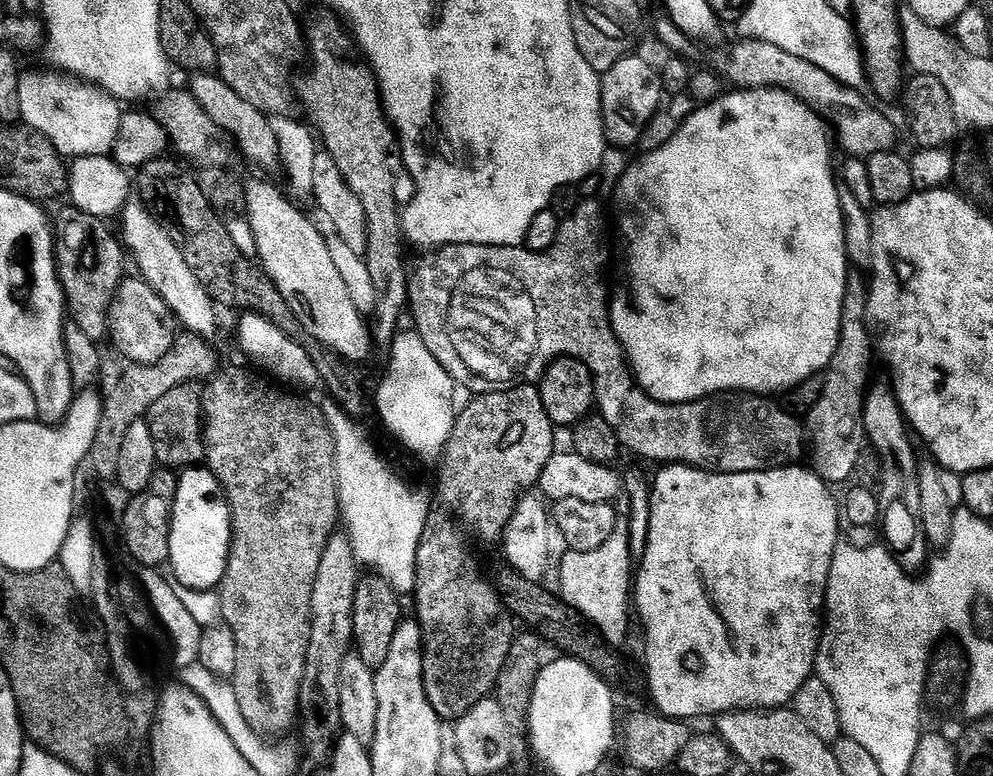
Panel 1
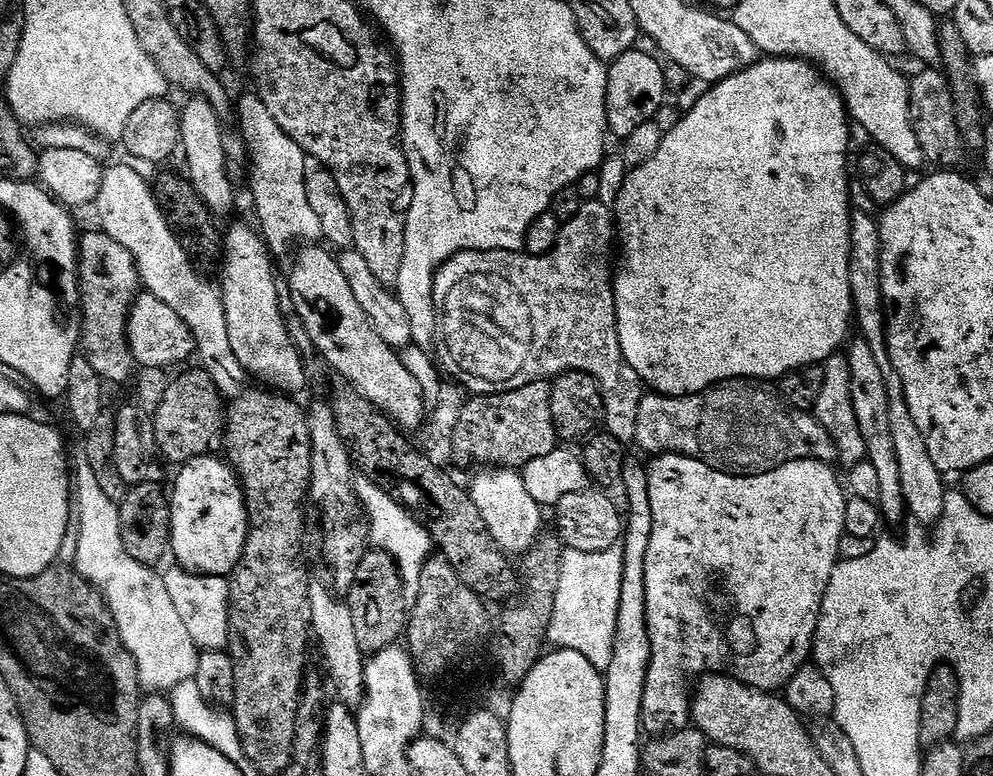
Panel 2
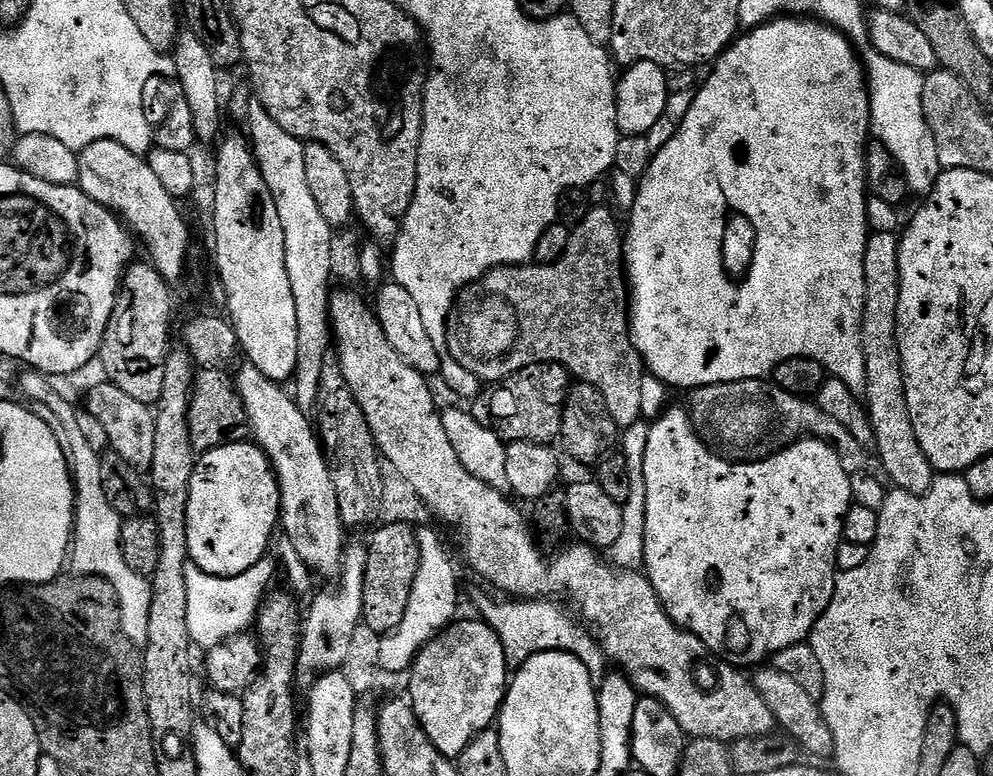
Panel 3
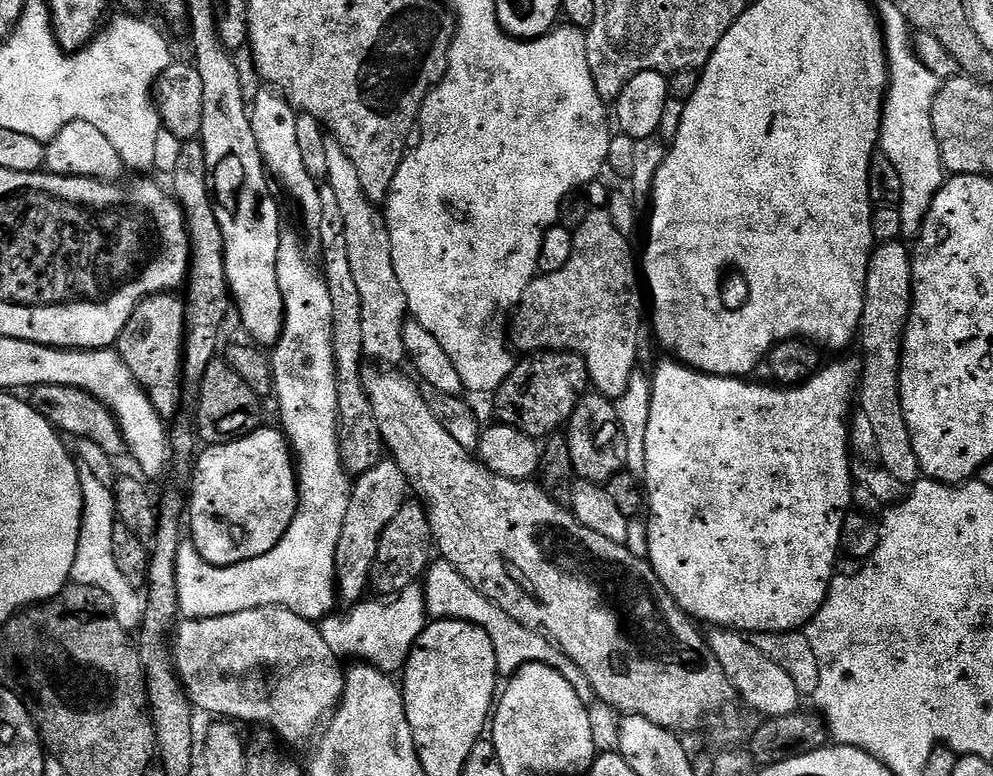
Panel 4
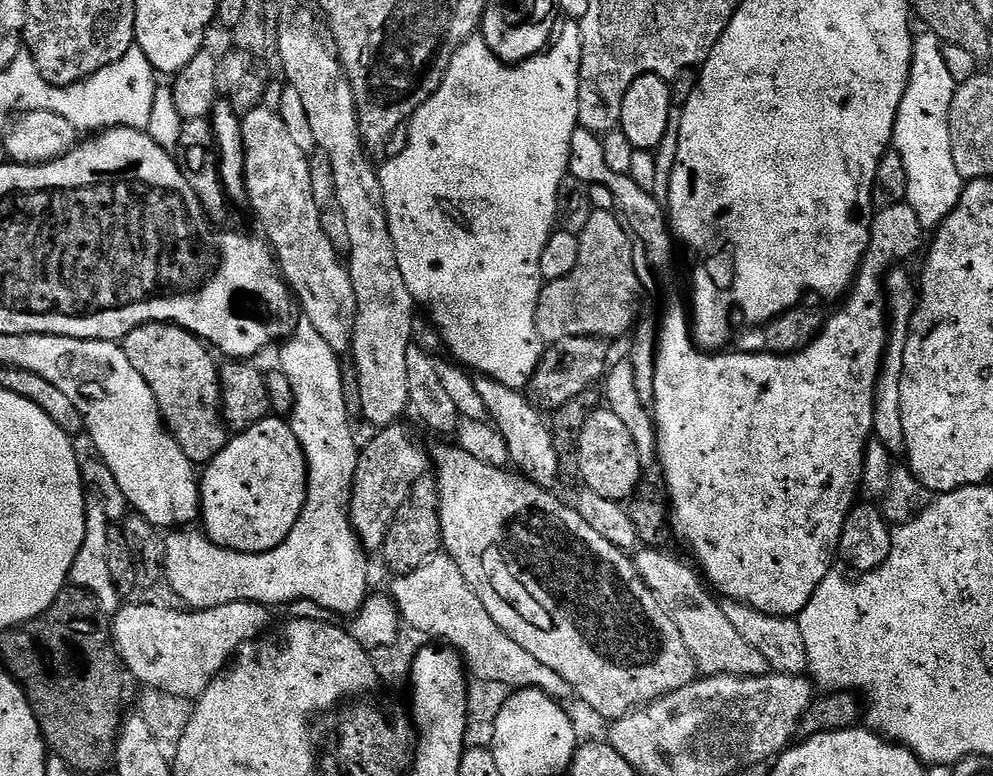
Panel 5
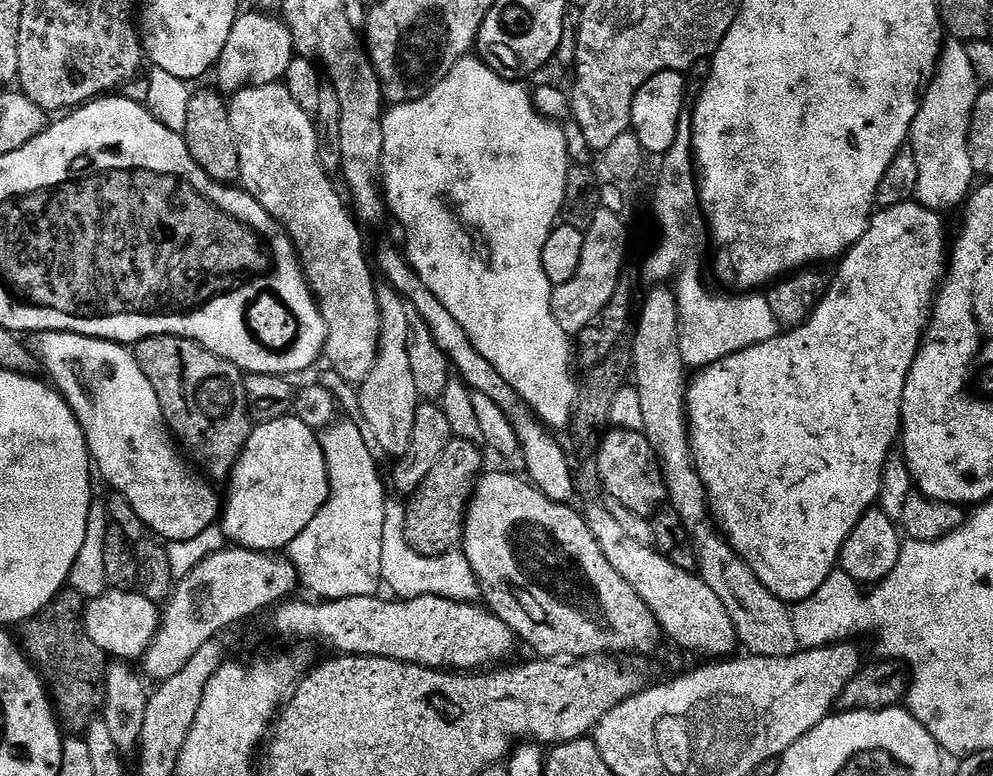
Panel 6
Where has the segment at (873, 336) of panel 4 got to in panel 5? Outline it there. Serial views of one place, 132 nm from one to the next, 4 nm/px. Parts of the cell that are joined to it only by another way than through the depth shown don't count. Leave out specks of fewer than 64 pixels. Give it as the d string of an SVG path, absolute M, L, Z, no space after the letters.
M897 266L887 273L884 282L884 294L886 297L886 311L890 321L888 334L888 349L884 352L884 360L880 363L880 377L876 383L876 405L874 406L874 426L872 431L875 439L886 446L894 454L904 452L904 431L902 430L902 370L904 369L904 351L906 350L906 338L908 327L912 321L912 315L916 312L918 303L918 288L914 283L914 276L907 272L907 267Z

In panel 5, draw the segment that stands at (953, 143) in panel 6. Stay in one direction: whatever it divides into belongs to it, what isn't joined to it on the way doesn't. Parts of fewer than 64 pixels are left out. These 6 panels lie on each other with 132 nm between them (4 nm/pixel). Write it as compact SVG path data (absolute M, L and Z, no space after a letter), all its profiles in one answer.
M924 30L915 37L912 46L912 69L910 70L910 78L908 79L908 85L906 86L906 94L902 98L902 106L898 106L898 118L896 119L896 125L892 131L892 144L894 150L902 158L902 164L906 166L906 180L908 182L908 199L906 203L912 207L914 214L918 214L918 222L921 229L935 230L940 227L940 223L949 216L951 212L958 206L960 201L960 195L964 192L966 182L958 174L958 166L954 166L954 150L952 149L952 143L950 142L950 134L946 131L946 92L944 96L944 80L946 84L946 71L944 69L944 44L939 40L933 32Z

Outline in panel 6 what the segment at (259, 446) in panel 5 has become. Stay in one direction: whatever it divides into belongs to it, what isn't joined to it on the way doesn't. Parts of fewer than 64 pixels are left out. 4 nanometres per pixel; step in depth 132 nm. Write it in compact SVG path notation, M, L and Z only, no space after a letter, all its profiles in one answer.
M295 414L256 424L248 435L238 462L232 467L226 487L228 500L226 496L222 504L225 537L235 547L249 548L252 552L276 554L287 549L288 544L294 542L294 538L298 538L306 526L310 526L314 514L318 514L318 510L322 510L328 501L328 467L317 429L306 426L306 422L299 420Z

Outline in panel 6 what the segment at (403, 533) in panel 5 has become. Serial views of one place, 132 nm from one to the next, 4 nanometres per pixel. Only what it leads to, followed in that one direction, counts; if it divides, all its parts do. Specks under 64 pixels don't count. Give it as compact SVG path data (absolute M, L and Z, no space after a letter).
M453 438L447 441L438 462L434 462L434 470L430 470L430 474L426 474L426 478L416 487L415 492L407 497L408 509L402 513L404 541L420 556L445 556L447 552L461 547L464 539L464 513L468 510L472 489L475 488L476 481L480 479L482 469L485 467L484 456L476 448L479 447L470 440Z

